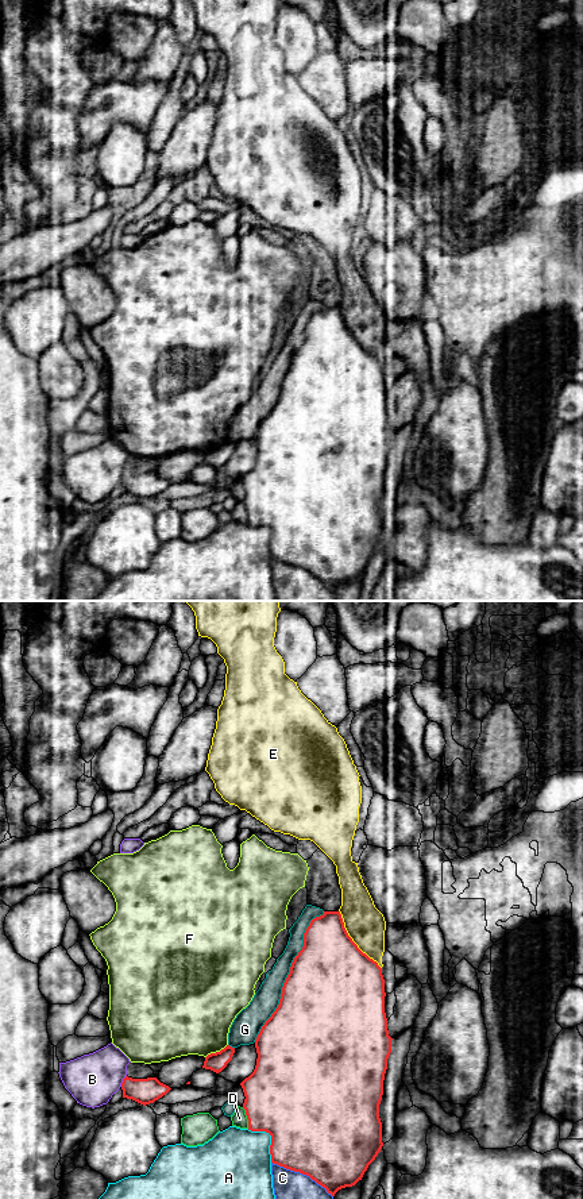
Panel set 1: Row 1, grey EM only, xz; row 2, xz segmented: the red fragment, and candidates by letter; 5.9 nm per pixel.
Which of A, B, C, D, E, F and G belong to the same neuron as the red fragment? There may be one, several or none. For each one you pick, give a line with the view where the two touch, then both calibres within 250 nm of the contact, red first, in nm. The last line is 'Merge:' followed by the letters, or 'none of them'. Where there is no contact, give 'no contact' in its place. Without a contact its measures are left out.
Merge: none of them

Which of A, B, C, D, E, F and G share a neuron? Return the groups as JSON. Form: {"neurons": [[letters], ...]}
{"neurons": [["A"], ["B"], ["C"], ["D"], ["E"], ["F"], ["G"]]}

